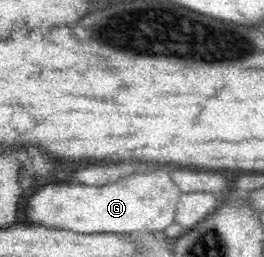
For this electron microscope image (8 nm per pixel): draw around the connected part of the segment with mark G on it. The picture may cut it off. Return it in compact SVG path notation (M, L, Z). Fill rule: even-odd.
M163 166L152 167L150 172L134 173L118 181L103 183L101 186L74 185L46 185L27 199L26 223L40 225L50 230L69 230L76 234L119 234L134 235L142 231L164 234L167 227L175 223L177 206L181 199L181 192Z

